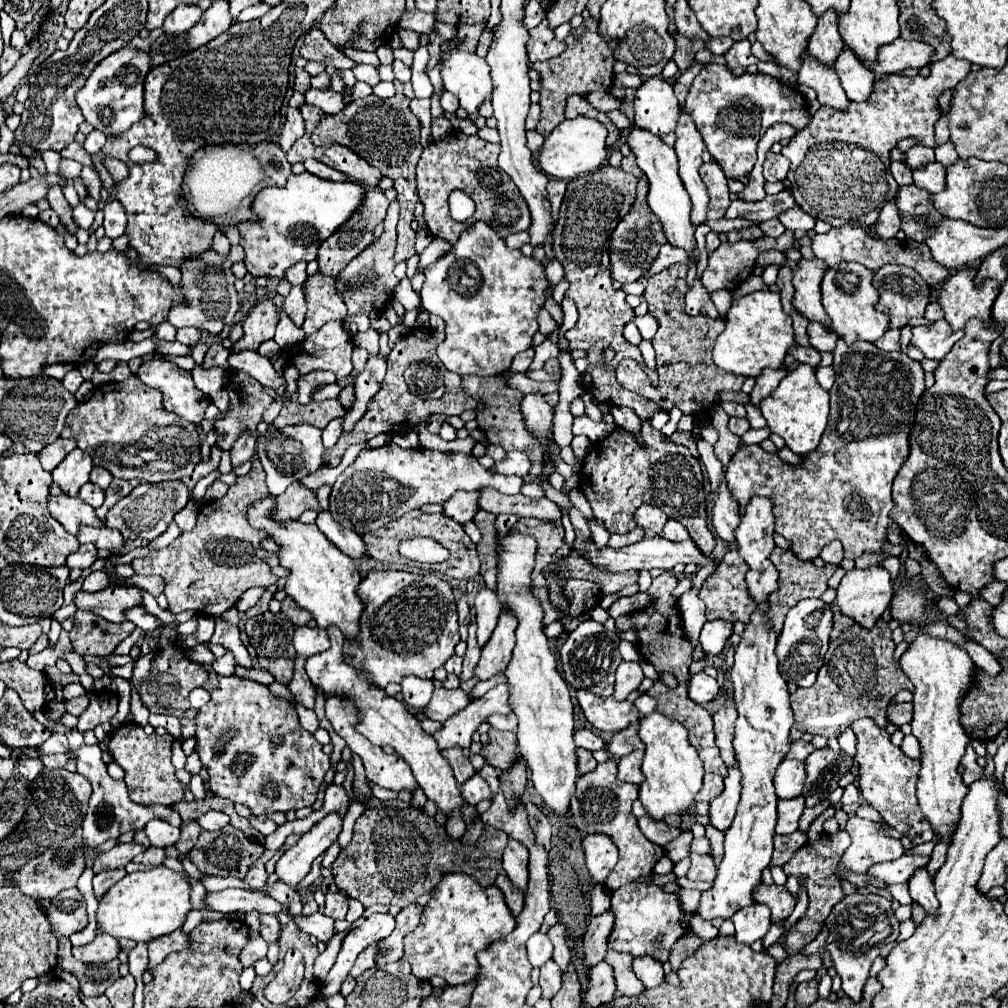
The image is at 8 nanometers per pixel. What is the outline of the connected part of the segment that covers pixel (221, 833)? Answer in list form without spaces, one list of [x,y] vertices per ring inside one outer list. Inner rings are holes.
[[[227,824],[225,828],[217,830],[217,832],[201,832],[197,844],[193,846],[193,850],[189,852],[193,864],[205,872],[205,874],[213,874],[213,876],[235,876],[235,878],[243,878],[247,874],[247,870],[257,862],[257,858],[263,854],[263,844],[249,840],[241,830],[237,830],[235,826]]]

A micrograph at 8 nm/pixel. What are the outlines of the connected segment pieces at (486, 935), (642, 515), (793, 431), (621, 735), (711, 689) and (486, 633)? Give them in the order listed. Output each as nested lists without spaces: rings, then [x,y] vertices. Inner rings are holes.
[[[445,874],[425,904],[421,924],[405,936],[402,959],[411,964],[417,978],[441,976],[449,986],[467,984],[477,976],[477,952],[515,930],[515,918],[497,886],[481,888],[467,874]]]
[[[639,506],[637,512],[635,512],[635,522],[645,528],[645,530],[651,530],[655,534],[661,534],[665,522],[669,520],[669,516],[665,512],[661,512],[657,506]]]
[[[799,364],[781,380],[777,390],[773,390],[759,408],[763,418],[767,420],[769,430],[773,434],[779,434],[791,452],[795,452],[797,456],[807,456],[817,448],[821,434],[825,432],[829,418],[829,394],[819,386],[815,370],[807,364]]]
[[[629,724],[625,730],[615,732],[609,742],[609,752],[615,758],[621,758],[633,750],[645,750],[645,744],[637,738],[637,724]]]
[[[705,672],[691,676],[689,688],[687,688],[687,696],[689,696],[693,702],[705,706],[705,704],[709,704],[709,702],[717,696],[717,692],[719,692],[719,684],[717,684],[715,678],[707,676]]]
[[[481,588],[475,596],[475,622],[477,622],[477,642],[479,646],[485,646],[489,642],[497,618],[501,614],[501,606],[497,606],[497,594],[489,588]]]

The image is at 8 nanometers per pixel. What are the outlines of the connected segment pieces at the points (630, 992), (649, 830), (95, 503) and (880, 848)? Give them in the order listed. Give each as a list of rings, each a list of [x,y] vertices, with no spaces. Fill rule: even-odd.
[[[609,950],[605,960],[615,968],[615,984],[617,984],[619,996],[631,998],[631,996],[639,996],[645,992],[643,982],[633,972],[633,956]]]
[[[649,816],[639,818],[639,828],[641,828],[641,832],[645,834],[647,840],[651,840],[651,842],[655,842],[659,846],[665,846],[667,842],[675,840],[681,834],[681,830],[677,830],[677,828],[665,824],[665,822],[655,822]]]
[[[87,482],[87,484],[85,484],[85,486],[81,486],[81,490],[79,490],[79,498],[81,498],[83,502],[91,504],[93,508],[99,508],[99,506],[103,504],[105,492],[103,492],[99,486],[95,486],[95,484]]]
[[[851,816],[847,820],[845,832],[851,836],[851,846],[841,856],[841,864],[839,864],[837,872],[841,868],[849,868],[853,872],[865,874],[867,868],[873,864],[897,860],[903,856],[901,842],[879,834],[875,824],[869,820],[863,820],[859,816]]]

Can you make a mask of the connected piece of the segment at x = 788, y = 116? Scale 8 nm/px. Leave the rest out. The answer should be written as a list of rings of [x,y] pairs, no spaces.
[[[721,64],[703,66],[701,74],[693,80],[685,110],[693,114],[709,154],[715,162],[719,162],[729,180],[747,176],[753,170],[757,160],[757,142],[763,138],[771,124],[787,122],[801,130],[809,122],[807,102],[793,88],[759,72],[745,72],[735,76],[727,66]]]

